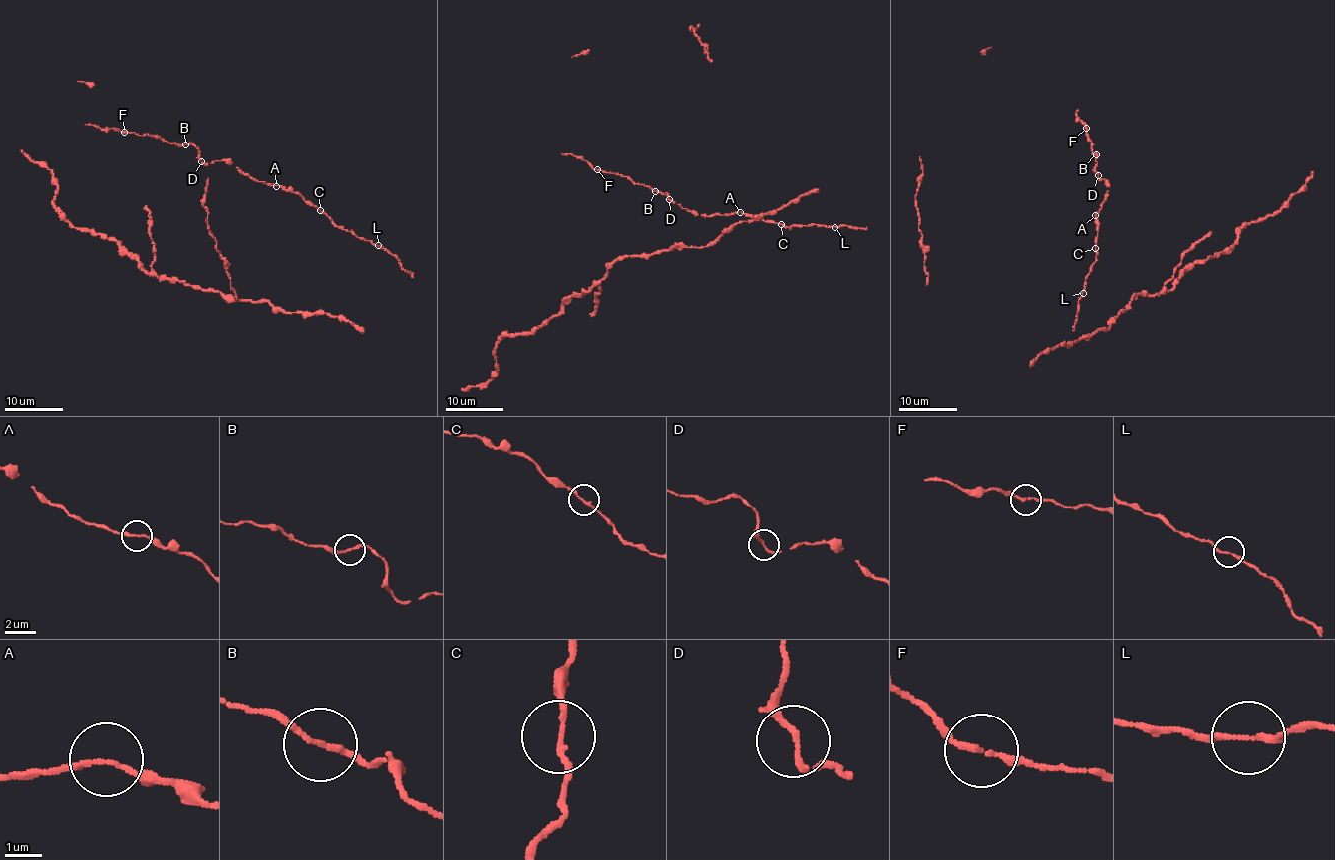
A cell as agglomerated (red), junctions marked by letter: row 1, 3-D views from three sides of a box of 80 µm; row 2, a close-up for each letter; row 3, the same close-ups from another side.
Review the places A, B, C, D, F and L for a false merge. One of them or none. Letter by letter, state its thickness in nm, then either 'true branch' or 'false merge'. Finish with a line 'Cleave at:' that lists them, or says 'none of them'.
A: 140 nm thick; true branch
B: 140 nm thick; true branch
C: 140 nm thick; true branch
D: 140 nm thick; true branch
F: 140 nm thick; true branch
L: 160 nm thick; true branch
Cleave at: none of them

